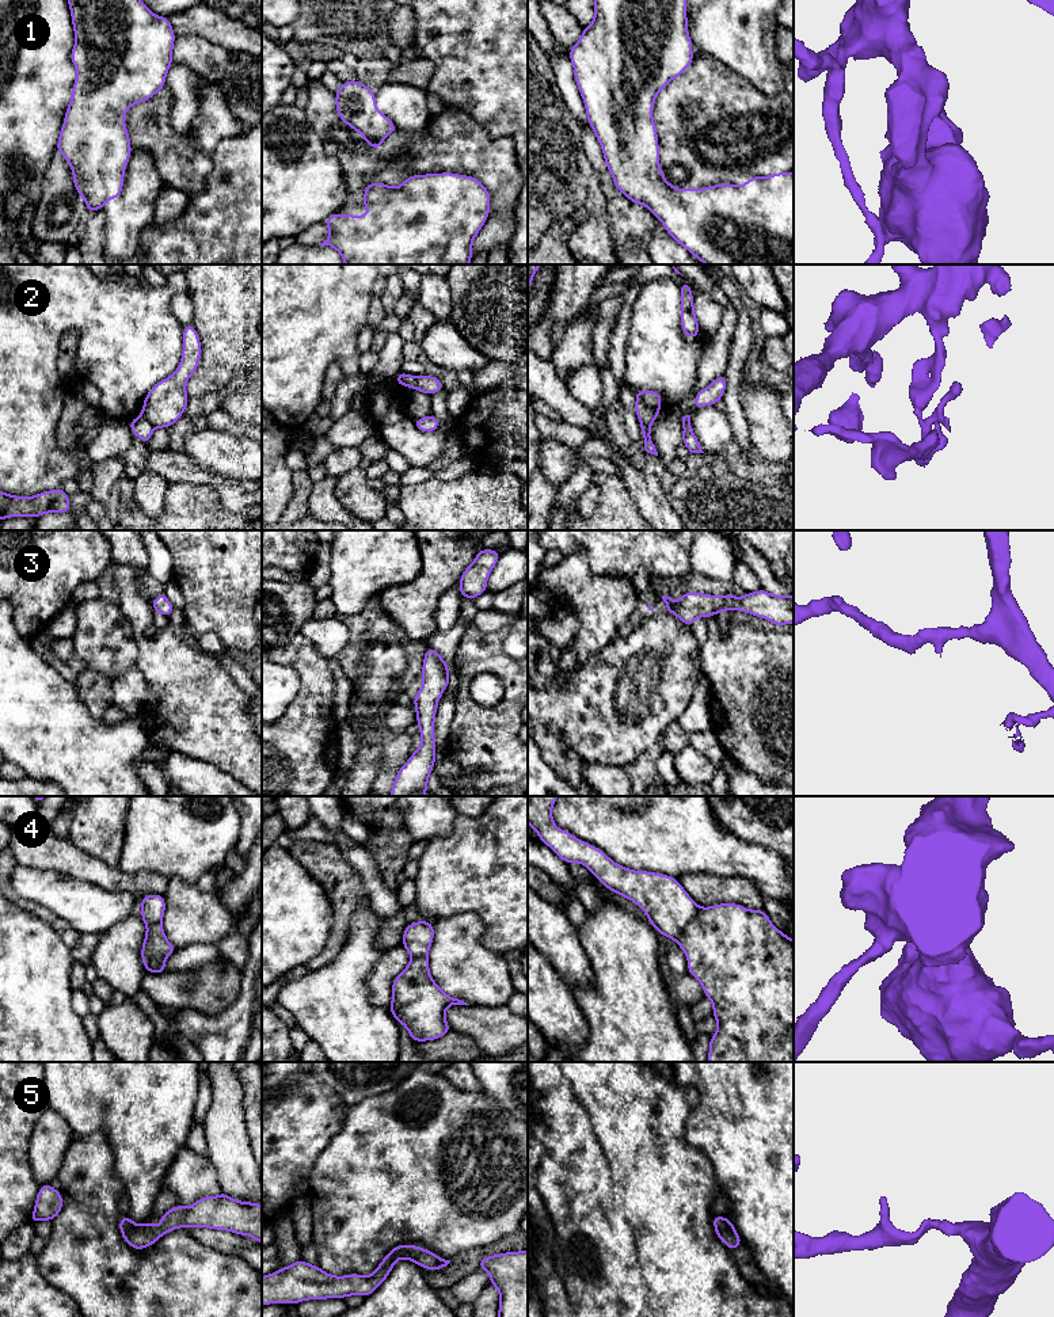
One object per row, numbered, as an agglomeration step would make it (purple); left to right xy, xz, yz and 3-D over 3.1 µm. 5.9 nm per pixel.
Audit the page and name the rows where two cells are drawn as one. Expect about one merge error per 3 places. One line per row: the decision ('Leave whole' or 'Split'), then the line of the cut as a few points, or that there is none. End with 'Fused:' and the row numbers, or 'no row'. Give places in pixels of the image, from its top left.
1: Leave whole. No split
2: Split. Split along xy (140, 415), (152, 427)
3: Leave whole. No split
4: Split. Split along yz (700, 908), (674, 940)
5: Leave whole. No split
Fused: 2, 4

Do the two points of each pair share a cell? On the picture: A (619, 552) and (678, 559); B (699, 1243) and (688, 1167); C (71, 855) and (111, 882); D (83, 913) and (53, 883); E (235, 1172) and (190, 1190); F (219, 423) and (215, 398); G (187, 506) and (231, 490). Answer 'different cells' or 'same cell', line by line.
A: same cell
B: same cell
C: same cell
D: same cell
E: different cells
F: different cells
G: different cells

